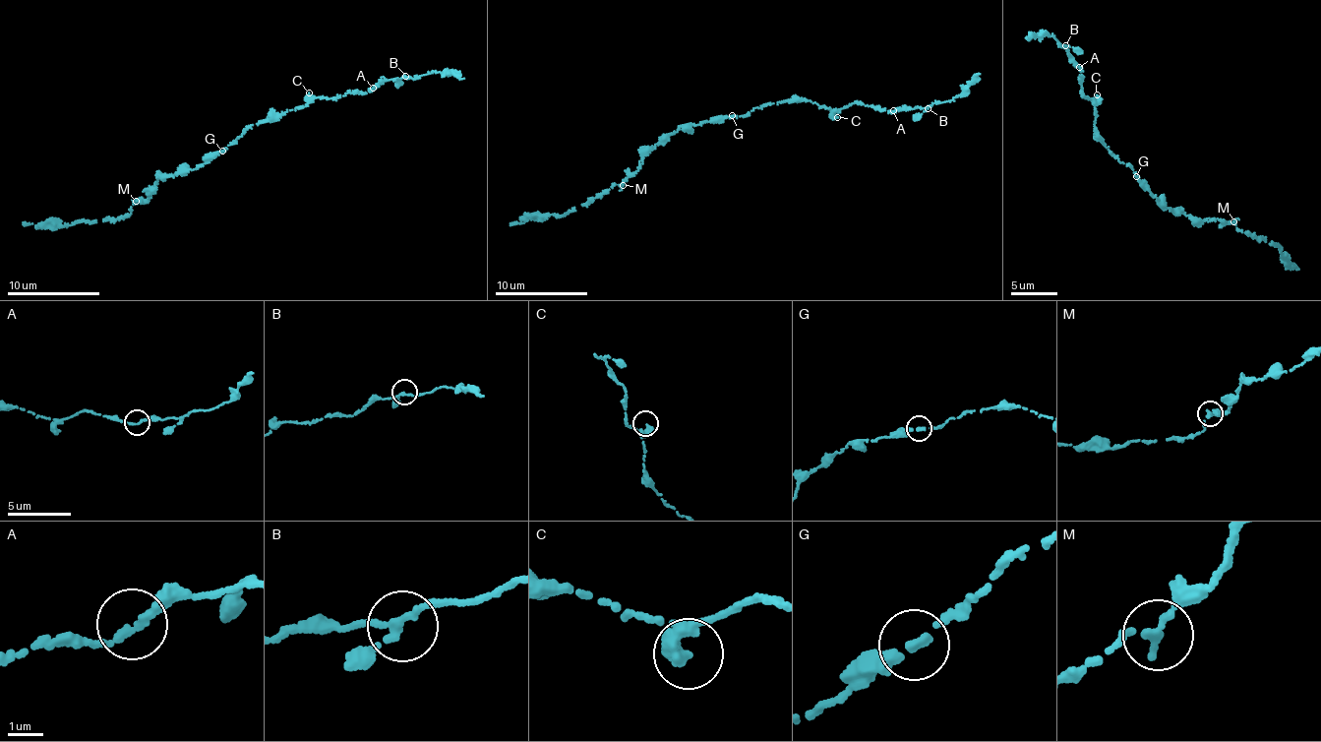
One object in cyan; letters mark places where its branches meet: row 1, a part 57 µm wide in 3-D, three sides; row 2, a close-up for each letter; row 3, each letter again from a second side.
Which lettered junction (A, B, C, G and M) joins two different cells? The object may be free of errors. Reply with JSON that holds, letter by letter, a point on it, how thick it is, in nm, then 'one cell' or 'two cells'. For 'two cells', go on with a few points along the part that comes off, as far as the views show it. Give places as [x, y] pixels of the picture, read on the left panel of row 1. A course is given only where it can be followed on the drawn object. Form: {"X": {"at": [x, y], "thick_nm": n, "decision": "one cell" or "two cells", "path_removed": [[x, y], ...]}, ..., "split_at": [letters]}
{"A": {"at": [373, 88], "thick_nm": 240, "decision": "one cell"}, "B": {"at": [405, 76], "thick_nm": 190, "decision": "one cell"}, "C": {"at": [309, 92], "thick_nm": 460, "decision": "one cell"}, "G": {"at": [222, 151], "thick_nm": 240, "decision": "one cell"}, "M": {"at": [136, 201], "thick_nm": 240, "decision": "two cells", "path_removed": [[135, 202], [130, 216], [105, 220], [84, 221], [50, 228], [23, 222]]}, "split_at": ["M"]}

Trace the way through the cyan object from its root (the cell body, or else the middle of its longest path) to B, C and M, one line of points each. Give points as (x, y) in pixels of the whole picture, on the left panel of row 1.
B: (227, 149), (246, 128), (277, 119), (314, 98), (365, 92), (386, 81), (405, 76)
C: (227, 149), (253, 125), (277, 119), (309, 102), (309, 92)
M: (227, 149), (207, 157), (196, 169), (158, 178), (149, 198), (135, 202)

